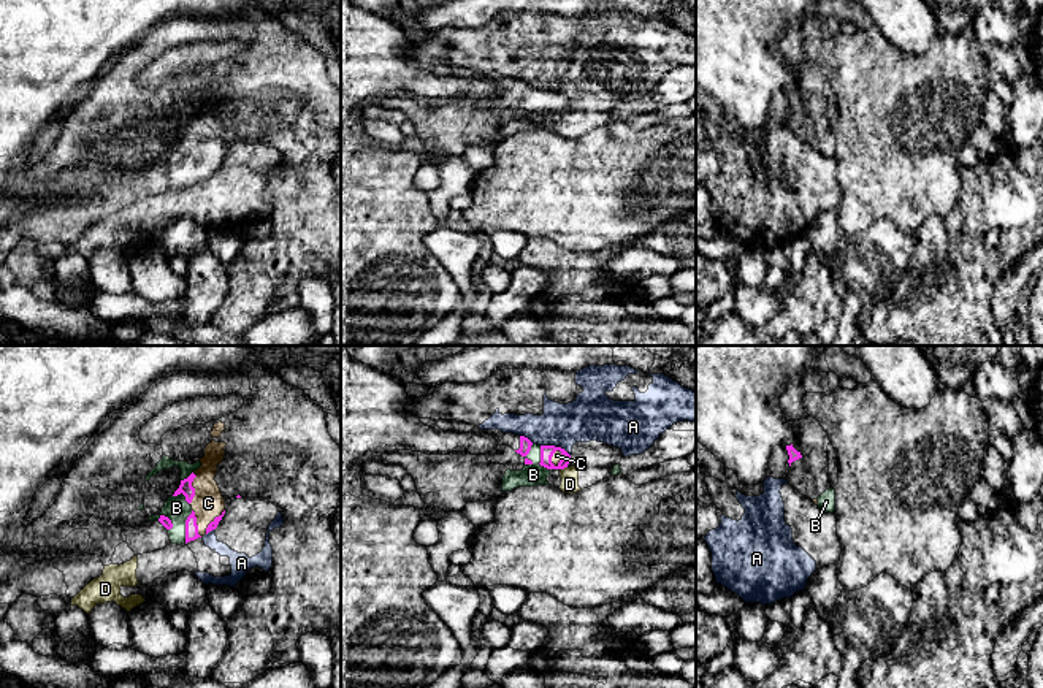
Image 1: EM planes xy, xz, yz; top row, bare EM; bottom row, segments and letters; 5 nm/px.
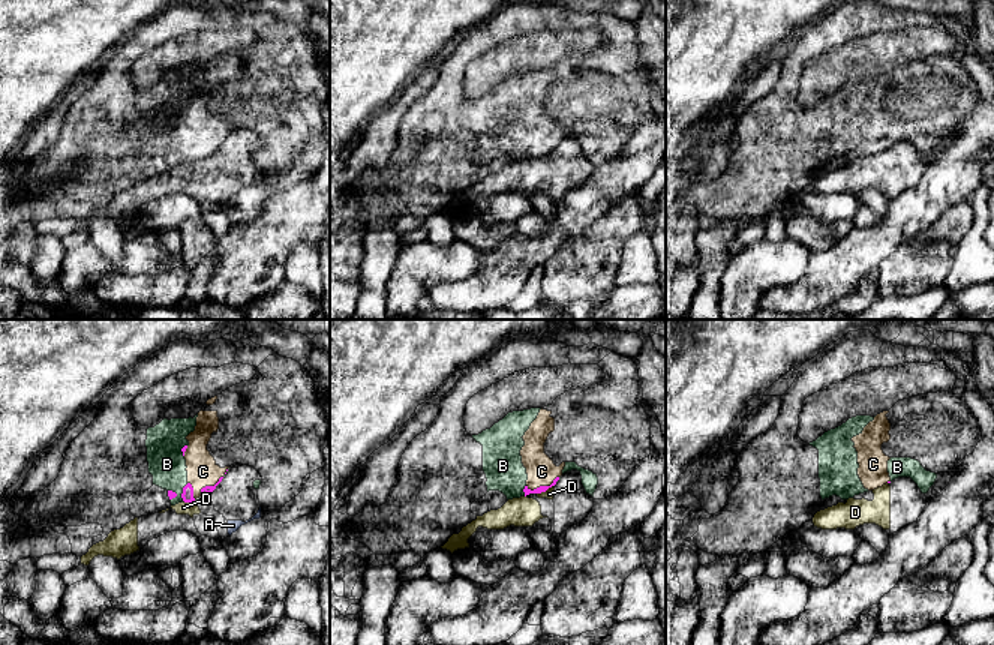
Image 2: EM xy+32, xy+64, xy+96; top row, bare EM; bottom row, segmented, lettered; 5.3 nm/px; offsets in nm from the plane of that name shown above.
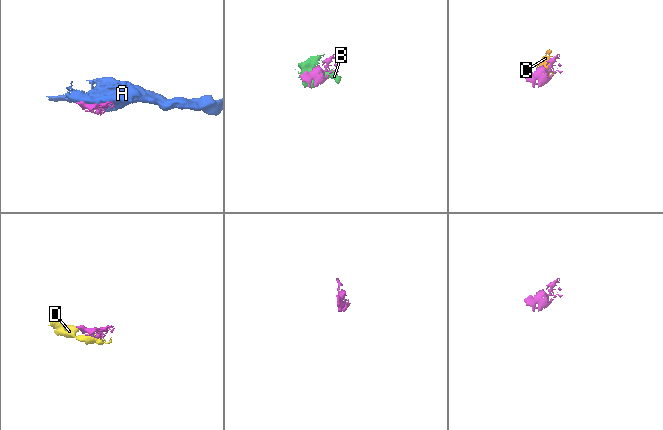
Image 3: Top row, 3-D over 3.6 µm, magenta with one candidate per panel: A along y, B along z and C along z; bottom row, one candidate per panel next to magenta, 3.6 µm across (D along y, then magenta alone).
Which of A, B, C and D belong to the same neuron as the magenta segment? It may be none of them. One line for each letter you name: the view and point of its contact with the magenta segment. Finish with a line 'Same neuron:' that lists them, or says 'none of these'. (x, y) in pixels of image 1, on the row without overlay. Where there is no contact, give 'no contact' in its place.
B: meets magenta in xy at (186, 172)
C: meets magenta in xy at (194, 133)
Same neuron: B, C

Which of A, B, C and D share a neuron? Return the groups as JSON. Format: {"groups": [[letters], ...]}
{"groups": [["A", "D"], ["B", "C"]]}

